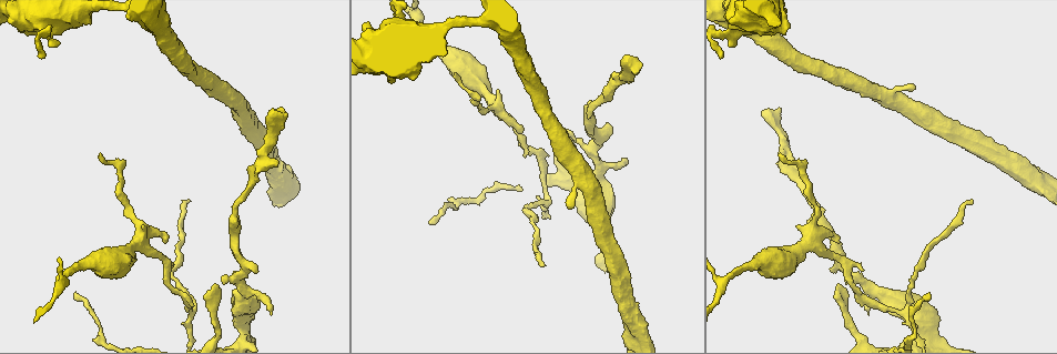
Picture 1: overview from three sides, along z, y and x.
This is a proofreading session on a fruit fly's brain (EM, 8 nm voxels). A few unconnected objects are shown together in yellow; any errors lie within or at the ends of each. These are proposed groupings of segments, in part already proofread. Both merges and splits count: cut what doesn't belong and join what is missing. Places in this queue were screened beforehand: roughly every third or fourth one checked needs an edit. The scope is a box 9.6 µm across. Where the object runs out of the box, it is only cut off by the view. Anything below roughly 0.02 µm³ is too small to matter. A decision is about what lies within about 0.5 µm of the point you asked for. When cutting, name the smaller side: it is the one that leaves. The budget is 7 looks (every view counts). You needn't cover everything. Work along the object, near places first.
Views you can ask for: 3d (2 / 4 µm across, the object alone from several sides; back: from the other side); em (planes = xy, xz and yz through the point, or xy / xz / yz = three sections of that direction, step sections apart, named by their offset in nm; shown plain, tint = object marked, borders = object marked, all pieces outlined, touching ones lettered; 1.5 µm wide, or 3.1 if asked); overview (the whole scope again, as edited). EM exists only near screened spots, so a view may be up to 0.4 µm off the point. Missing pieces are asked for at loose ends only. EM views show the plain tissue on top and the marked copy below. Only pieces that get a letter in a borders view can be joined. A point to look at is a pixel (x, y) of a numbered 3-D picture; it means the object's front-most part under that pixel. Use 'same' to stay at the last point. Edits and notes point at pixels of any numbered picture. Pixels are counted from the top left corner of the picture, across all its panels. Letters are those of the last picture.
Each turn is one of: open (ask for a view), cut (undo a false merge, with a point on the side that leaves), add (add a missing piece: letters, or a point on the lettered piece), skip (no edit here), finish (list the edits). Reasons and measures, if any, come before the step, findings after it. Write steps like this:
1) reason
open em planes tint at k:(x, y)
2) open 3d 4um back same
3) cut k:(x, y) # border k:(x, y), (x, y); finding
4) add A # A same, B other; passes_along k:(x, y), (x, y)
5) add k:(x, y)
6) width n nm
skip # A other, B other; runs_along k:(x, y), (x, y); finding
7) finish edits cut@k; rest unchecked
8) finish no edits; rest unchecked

sharp bend
open em planes borders at 1:(544, 197)

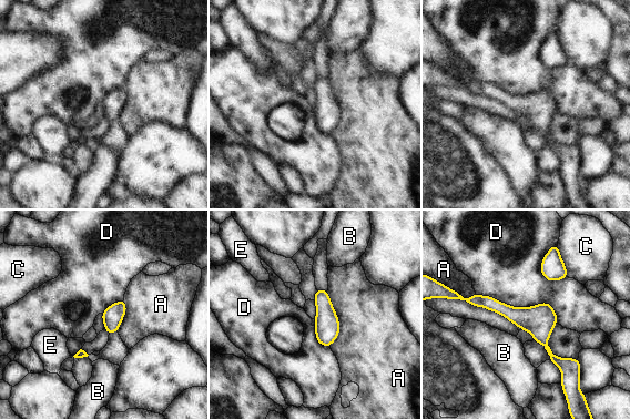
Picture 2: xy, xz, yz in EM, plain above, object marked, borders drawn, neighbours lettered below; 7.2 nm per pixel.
skip # A other, B other, C other, D other, E other; border 2:(476, 292), (548, 303), (558, 320); one neuron here

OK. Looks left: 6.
branch stops here
open em xy step 4 tint at 1:(519, 131)

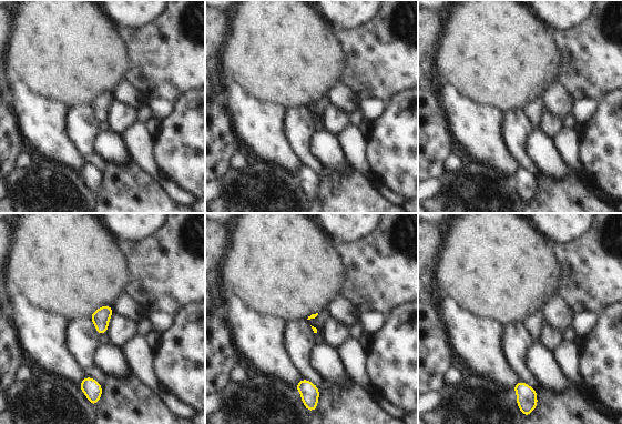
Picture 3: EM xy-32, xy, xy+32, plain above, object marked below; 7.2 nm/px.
cut it another way
open em planes borders same

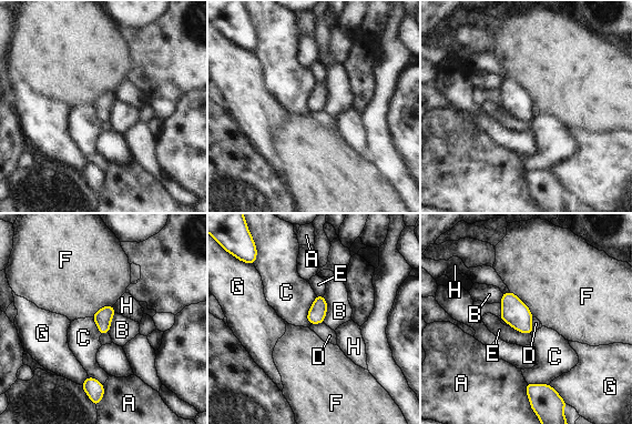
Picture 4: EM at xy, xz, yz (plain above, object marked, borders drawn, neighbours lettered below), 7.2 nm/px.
skip # A other, B other, C other, D other, E other, F other, G other, H other; border 4:(323, 322), (311, 325); none of them fits

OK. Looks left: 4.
free end
open 3d 4um back at 1:(913, 87)

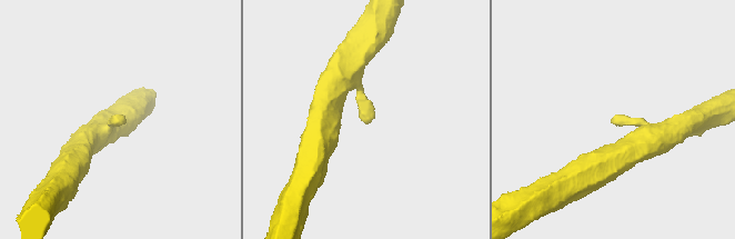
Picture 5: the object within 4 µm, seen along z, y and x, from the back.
need the tissue
open em planes borders at 5:(119, 121)

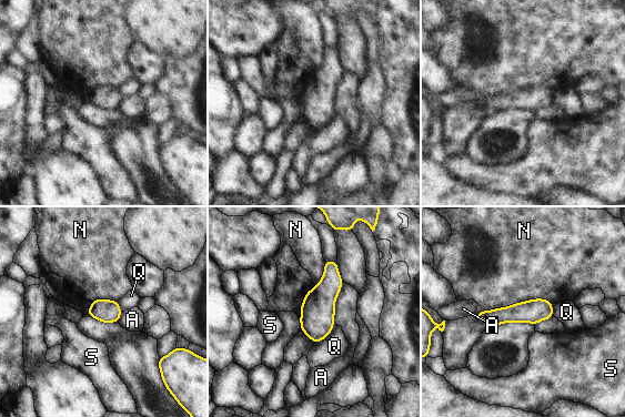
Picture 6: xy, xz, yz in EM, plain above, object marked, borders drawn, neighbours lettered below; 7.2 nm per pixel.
width 170 nm
skip # A other, N other, Q other, S other; runs_along 6:(550, 305), (533, 312), (479, 315); none of them fits

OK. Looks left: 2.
finish no edits; rest unchecked

